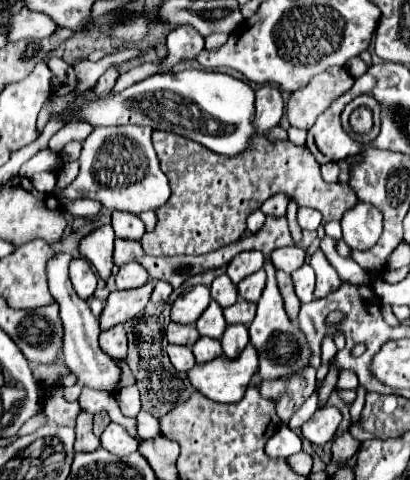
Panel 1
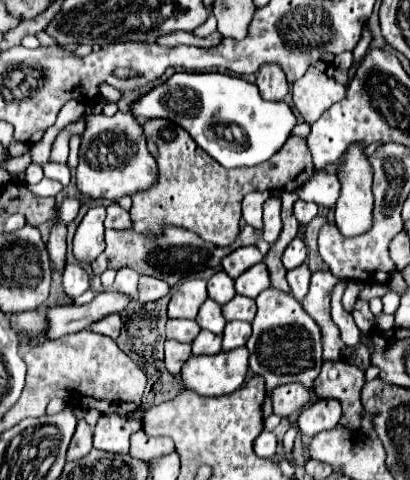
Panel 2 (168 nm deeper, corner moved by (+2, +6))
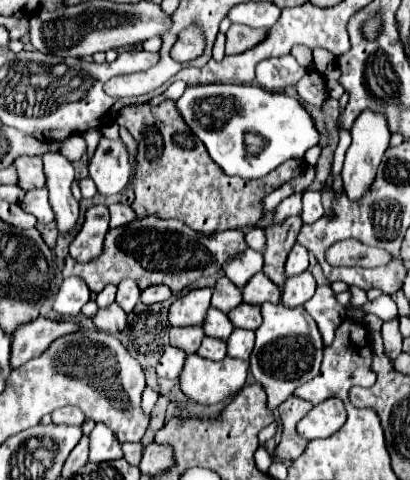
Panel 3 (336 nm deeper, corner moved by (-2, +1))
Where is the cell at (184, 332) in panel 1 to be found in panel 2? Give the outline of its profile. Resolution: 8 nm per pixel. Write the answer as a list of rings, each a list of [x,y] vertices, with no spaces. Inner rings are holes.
[[[169,320],[167,322],[167,338],[191,344],[199,334],[199,326],[195,320]]]

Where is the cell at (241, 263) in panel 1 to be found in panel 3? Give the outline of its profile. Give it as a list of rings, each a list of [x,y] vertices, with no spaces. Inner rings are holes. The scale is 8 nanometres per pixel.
[[[245,249],[243,253],[239,253],[237,257],[229,259],[223,267],[225,275],[241,289],[255,273],[259,273],[263,269],[263,255],[259,251],[253,249]]]

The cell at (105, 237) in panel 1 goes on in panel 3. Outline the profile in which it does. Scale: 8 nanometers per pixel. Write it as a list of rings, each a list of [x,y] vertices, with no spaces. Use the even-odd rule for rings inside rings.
[[[95,205],[85,213],[85,223],[69,245],[69,255],[75,261],[93,261],[103,253],[105,233],[109,231],[109,209]]]

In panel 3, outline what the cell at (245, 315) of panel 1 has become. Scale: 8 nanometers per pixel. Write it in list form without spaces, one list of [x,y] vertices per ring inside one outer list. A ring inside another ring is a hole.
[[[241,303],[237,305],[235,309],[231,309],[229,313],[229,319],[235,327],[241,327],[241,329],[257,329],[261,325],[261,311],[259,311],[259,305],[249,305],[249,303]]]

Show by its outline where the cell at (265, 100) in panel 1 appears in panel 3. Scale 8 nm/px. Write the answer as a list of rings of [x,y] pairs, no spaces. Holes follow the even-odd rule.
[[[271,57],[257,65],[257,81],[267,91],[283,91],[293,87],[303,75],[305,69],[291,57]]]

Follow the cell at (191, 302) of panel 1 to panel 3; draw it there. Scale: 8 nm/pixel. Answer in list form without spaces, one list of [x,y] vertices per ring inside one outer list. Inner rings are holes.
[[[193,289],[187,295],[181,295],[169,307],[169,323],[173,327],[187,327],[187,325],[203,325],[205,313],[209,309],[211,289]]]

